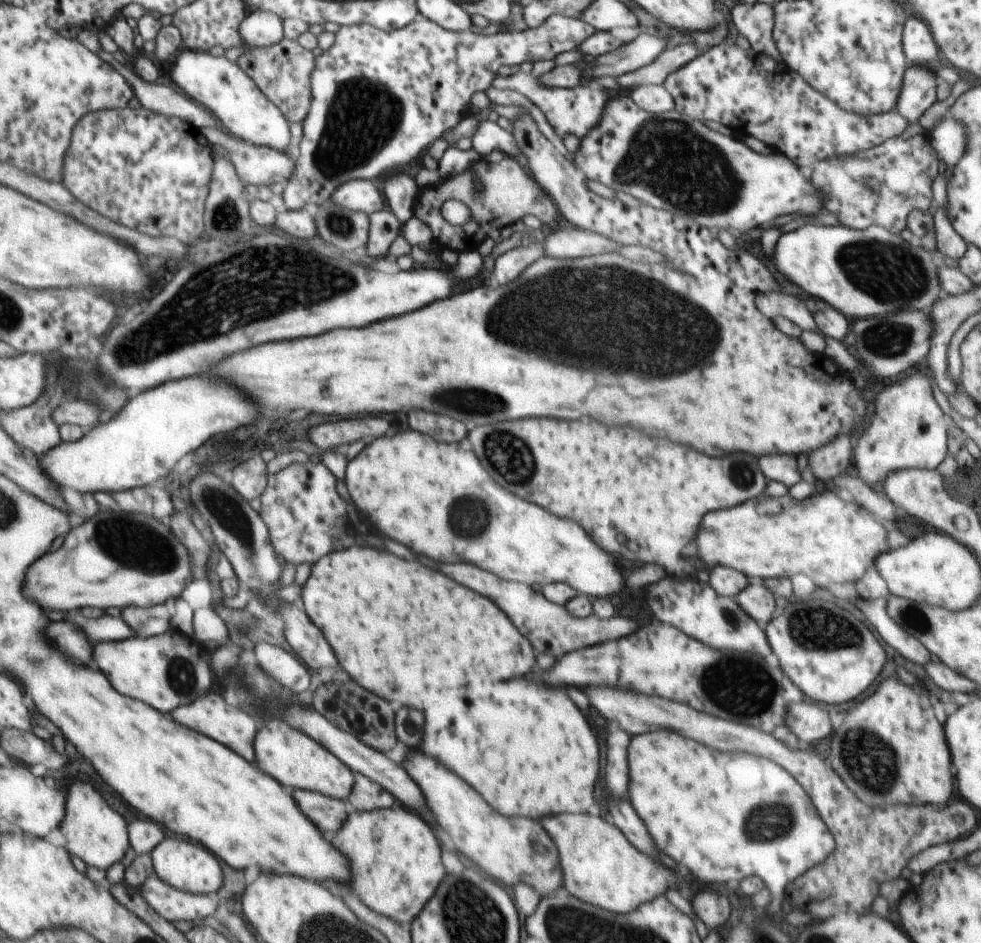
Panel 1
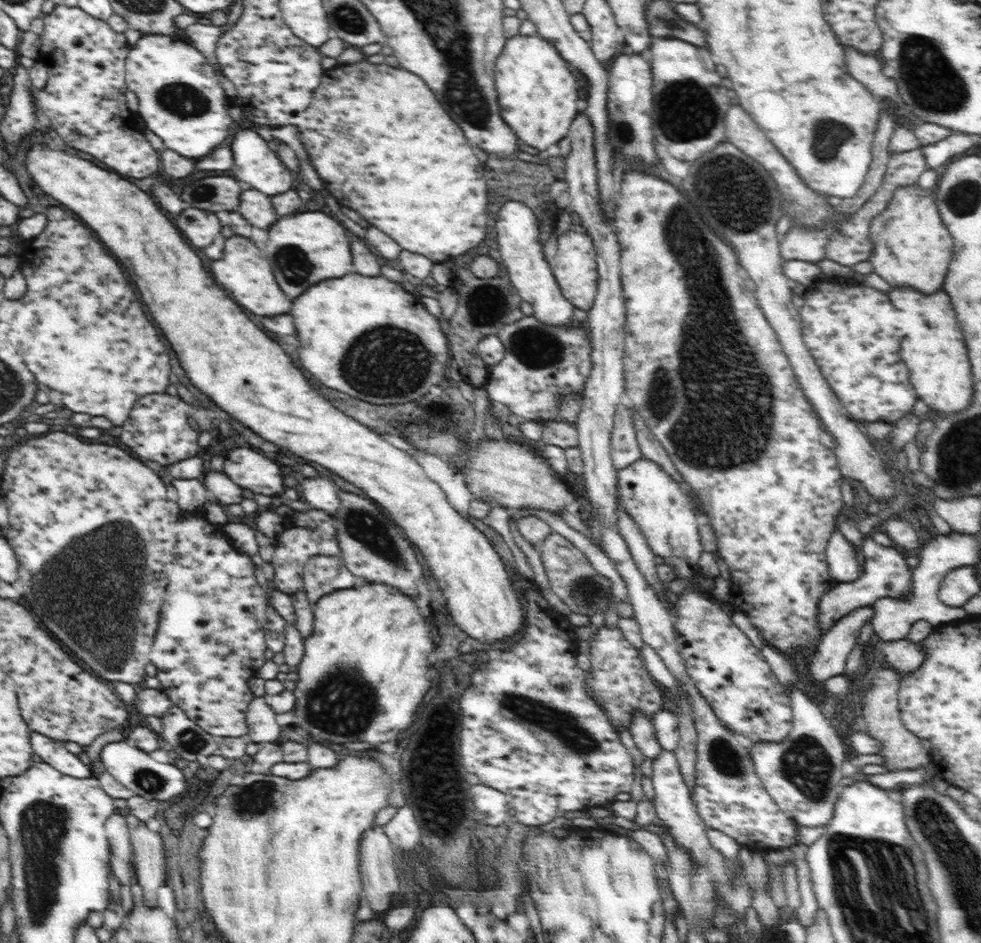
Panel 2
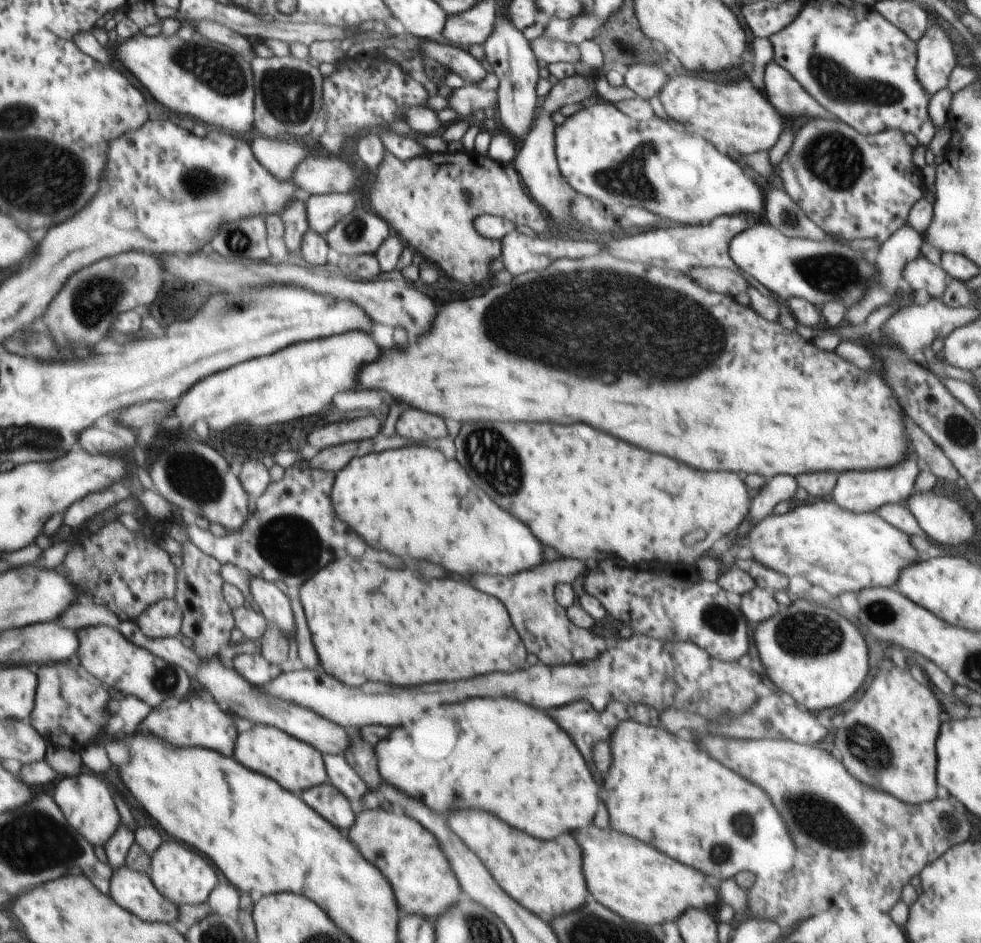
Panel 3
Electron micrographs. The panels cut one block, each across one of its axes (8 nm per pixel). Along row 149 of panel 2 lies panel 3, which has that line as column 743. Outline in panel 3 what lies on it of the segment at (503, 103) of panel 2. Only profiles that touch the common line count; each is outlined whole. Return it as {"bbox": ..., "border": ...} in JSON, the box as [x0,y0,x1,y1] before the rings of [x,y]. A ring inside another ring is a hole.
{"bbox":[731,498,919,597],"border":[[[831,498],[809,500],[804,506],[782,515],[770,513],[751,528],[750,534],[742,540],[738,534],[735,535],[731,537],[731,541],[748,548],[758,564],[787,577],[802,575],[812,580],[814,576],[814,580],[822,582],[826,592],[835,597],[843,592],[859,593],[867,588],[894,588],[902,568],[912,566],[919,560],[918,550],[912,545],[910,535],[882,520],[877,511],[862,514],[850,512],[840,508]]]}

